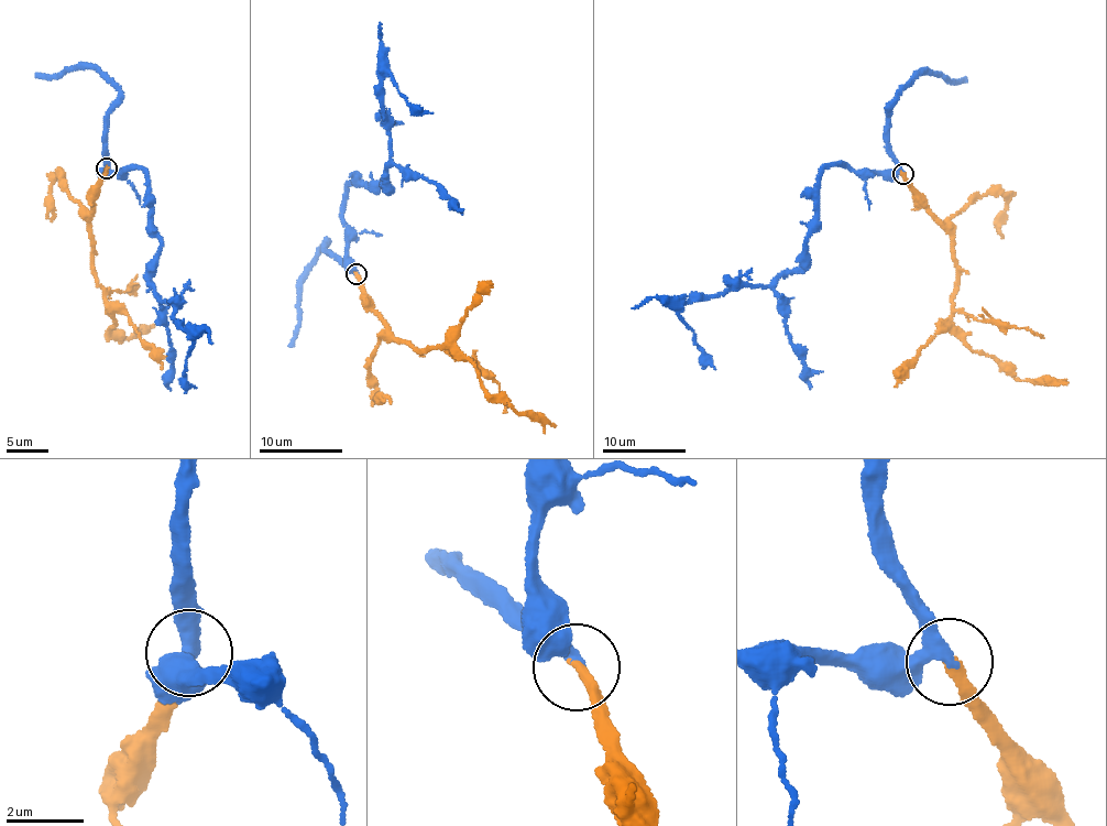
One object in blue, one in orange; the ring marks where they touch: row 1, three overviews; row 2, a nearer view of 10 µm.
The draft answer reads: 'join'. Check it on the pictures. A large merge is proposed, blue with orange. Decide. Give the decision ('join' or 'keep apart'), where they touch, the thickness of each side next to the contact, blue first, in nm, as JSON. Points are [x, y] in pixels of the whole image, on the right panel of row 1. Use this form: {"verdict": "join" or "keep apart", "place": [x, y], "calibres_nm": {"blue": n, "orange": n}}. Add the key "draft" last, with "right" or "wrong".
{"verdict": "join", "place": [902, 173], "calibres_nm": {"blue": 320, "orange": 280}, "draft": "right"}

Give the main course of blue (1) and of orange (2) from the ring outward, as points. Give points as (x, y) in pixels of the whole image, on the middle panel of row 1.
1: (355, 274), (346, 188), (372, 189), (384, 178), (388, 187), (382, 77), (433, 112)
2: (355, 274), (394, 337), (423, 352), (452, 350), (475, 366), (481, 388), (555, 427)

